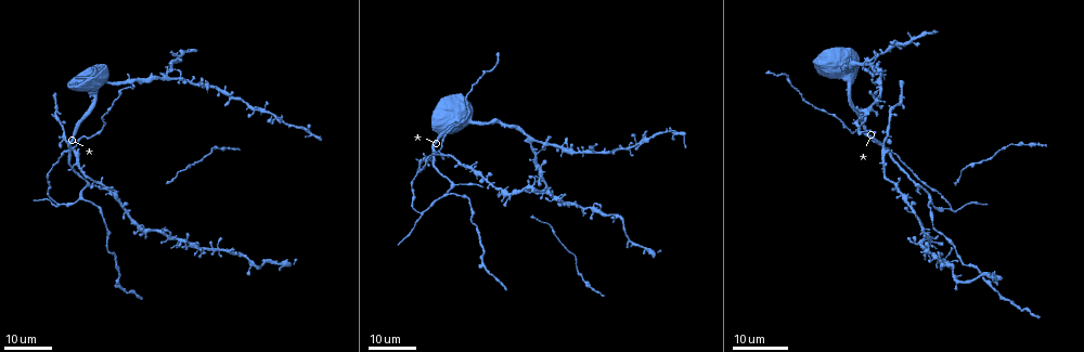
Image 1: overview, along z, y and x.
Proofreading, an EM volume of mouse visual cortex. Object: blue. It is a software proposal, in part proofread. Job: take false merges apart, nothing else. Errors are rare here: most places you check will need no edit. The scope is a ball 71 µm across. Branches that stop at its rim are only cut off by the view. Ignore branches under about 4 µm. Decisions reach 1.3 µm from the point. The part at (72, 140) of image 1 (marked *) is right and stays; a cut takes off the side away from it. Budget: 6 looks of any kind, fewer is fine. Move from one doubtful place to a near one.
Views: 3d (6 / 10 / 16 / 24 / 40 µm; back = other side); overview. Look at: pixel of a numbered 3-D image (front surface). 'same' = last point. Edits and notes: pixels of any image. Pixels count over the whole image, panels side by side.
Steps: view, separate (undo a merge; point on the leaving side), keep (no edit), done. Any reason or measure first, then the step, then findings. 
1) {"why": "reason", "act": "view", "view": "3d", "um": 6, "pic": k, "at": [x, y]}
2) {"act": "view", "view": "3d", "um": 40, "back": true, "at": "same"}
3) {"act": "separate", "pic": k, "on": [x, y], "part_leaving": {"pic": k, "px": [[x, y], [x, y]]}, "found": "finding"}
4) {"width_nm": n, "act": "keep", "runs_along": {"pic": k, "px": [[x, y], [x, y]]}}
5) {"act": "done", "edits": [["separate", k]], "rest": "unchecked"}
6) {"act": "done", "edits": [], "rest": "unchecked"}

{"why": "four or more arms meet", "act": "view", "view": "3d", "um": 24, "pic": 1, "at": [73, 148]}

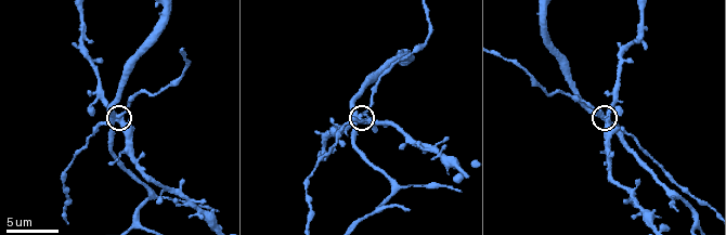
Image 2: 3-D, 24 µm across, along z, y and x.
{"act": "view", "view": "3d", "um": 6, "pic": 2, "at": [118, 120]}

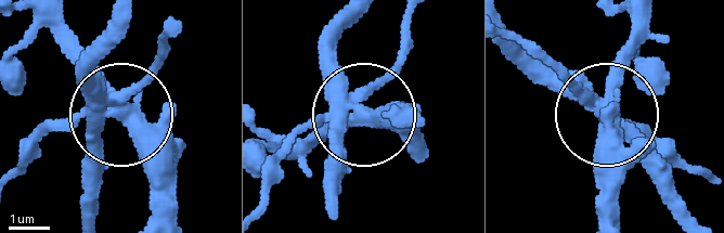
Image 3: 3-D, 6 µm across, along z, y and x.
{"side_arm_um": 53, "act": "keep", "found": "all the same neuron"}

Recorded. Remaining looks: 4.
{"why": "three arms meet", "act": "view", "view": "3d", "um": 16, "pic": 2, "at": [399, 187]}

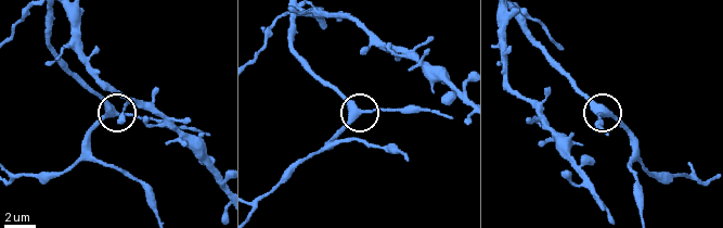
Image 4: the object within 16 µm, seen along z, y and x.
{"act": "view", "view": "3d", "um": 6, "pic": 4, "at": [116, 111]}

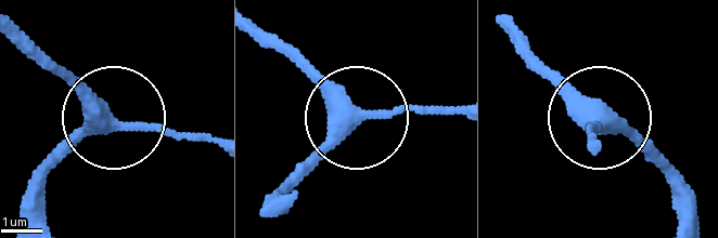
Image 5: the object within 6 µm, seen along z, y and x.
{"arms": 3, "act": "keep", "runs_along": {"pic": 5, "px": [[503, 24], [587, 106], [597, 127], [587, 137]]}, "found": "all the same neuron"}

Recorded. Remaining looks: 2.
{"why": "sudden change in width", "act": "view", "view": "3d", "um": 24, "pic": 1, "at": [982, 274]}

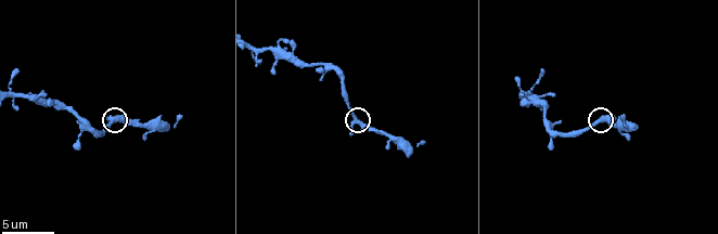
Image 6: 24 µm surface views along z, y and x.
{"act": "view", "view": "3d", "um": 10, "pic": 6, "at": [111, 121]}

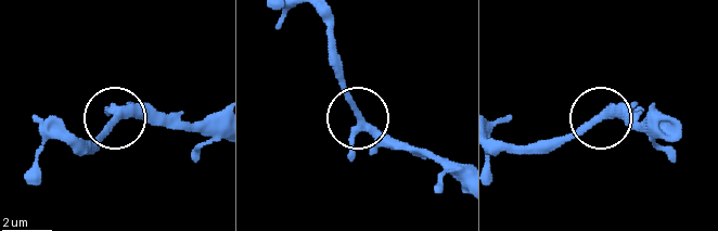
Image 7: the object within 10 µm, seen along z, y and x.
{"act": "keep", "runs_along": {"pic": 7, "px": [[502, 148], [540, 148], [604, 117], [637, 117]]}, "found": "one neuron here"}

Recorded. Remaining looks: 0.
{"act": "done", "edits": [], "rest": "unchecked"}

